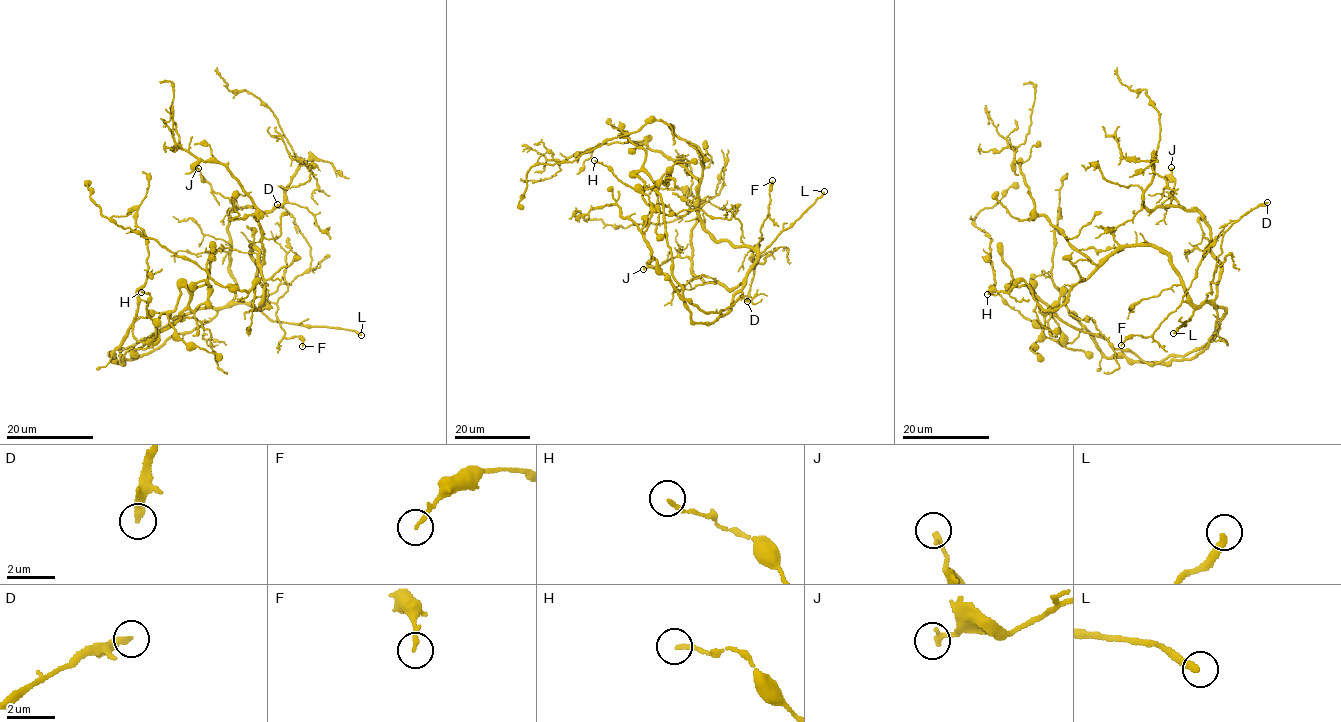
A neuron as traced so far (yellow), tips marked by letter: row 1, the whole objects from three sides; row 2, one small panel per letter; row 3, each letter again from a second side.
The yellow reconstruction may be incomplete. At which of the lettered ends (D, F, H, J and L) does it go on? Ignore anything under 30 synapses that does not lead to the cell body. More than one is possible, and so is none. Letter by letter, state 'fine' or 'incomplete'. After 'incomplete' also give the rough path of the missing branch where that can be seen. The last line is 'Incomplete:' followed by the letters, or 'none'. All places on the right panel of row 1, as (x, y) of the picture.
D: fine
F: fine
H: fine
J: fine
L: incomplete
Incomplete: L

